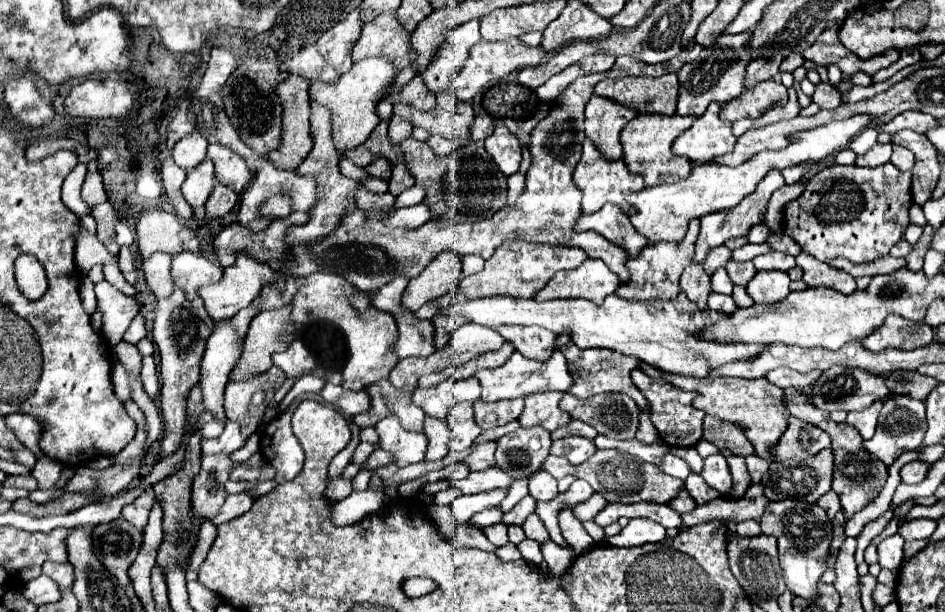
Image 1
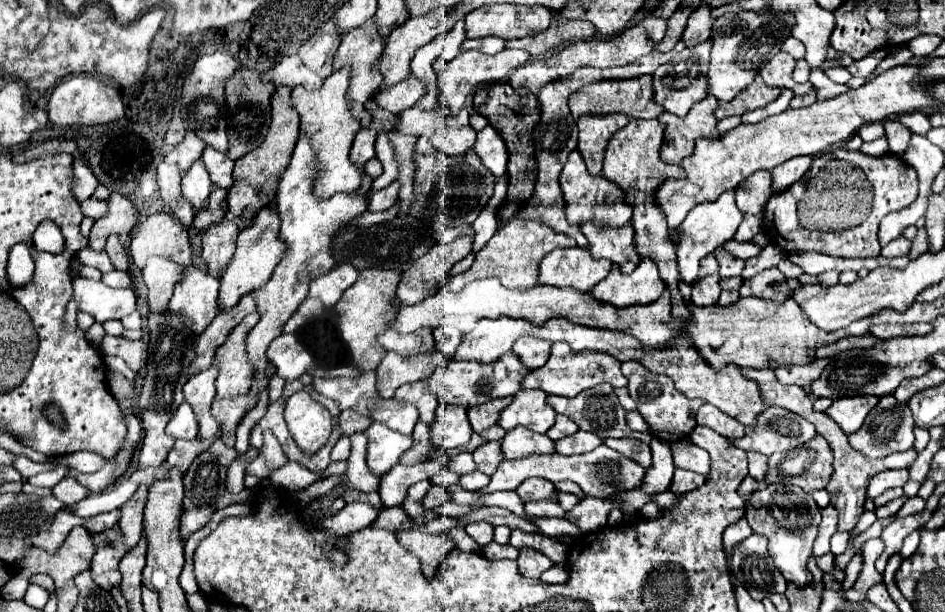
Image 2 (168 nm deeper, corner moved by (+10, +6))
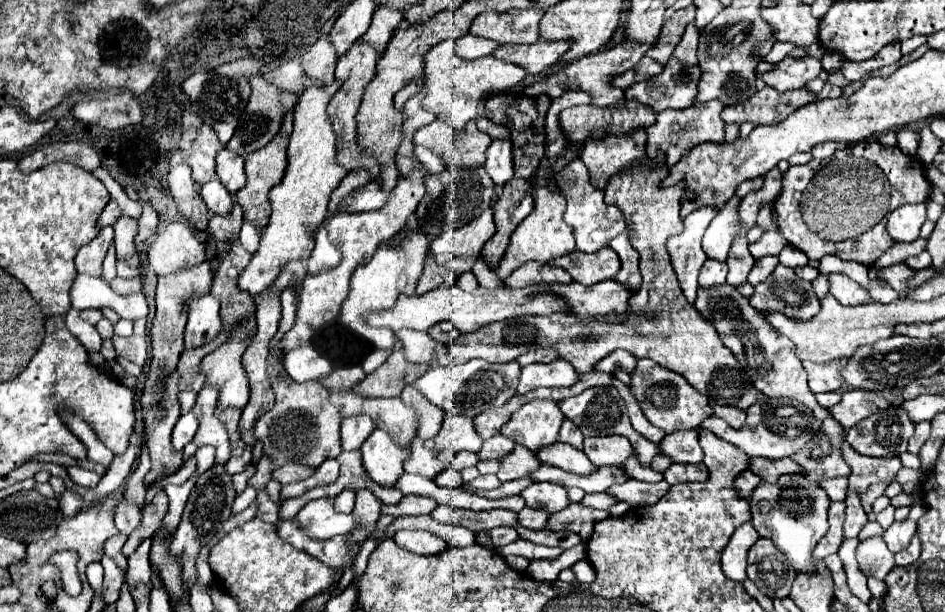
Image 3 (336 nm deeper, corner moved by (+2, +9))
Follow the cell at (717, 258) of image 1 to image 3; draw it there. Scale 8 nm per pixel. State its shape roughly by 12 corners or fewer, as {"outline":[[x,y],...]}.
{"outline":[[777,230],[765,232],[749,244],[753,258],[779,254],[785,238]]}

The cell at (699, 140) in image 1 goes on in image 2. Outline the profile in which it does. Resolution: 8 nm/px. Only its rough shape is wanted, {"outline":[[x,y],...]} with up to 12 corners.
{"outline":[[708,95],[685,117],[661,113],[661,161],[681,163],[699,137],[717,137],[718,100]]}

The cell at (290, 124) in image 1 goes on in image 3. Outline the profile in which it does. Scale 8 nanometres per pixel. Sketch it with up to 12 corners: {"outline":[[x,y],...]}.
{"outline":[[293,112],[277,136],[245,158],[235,194],[245,220],[267,224],[269,190],[283,180]]}

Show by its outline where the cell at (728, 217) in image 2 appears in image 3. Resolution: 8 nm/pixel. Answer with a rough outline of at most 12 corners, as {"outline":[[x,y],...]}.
{"outline":[[703,206],[667,240],[685,298],[697,298],[697,274],[707,260],[701,238],[719,208]]}

